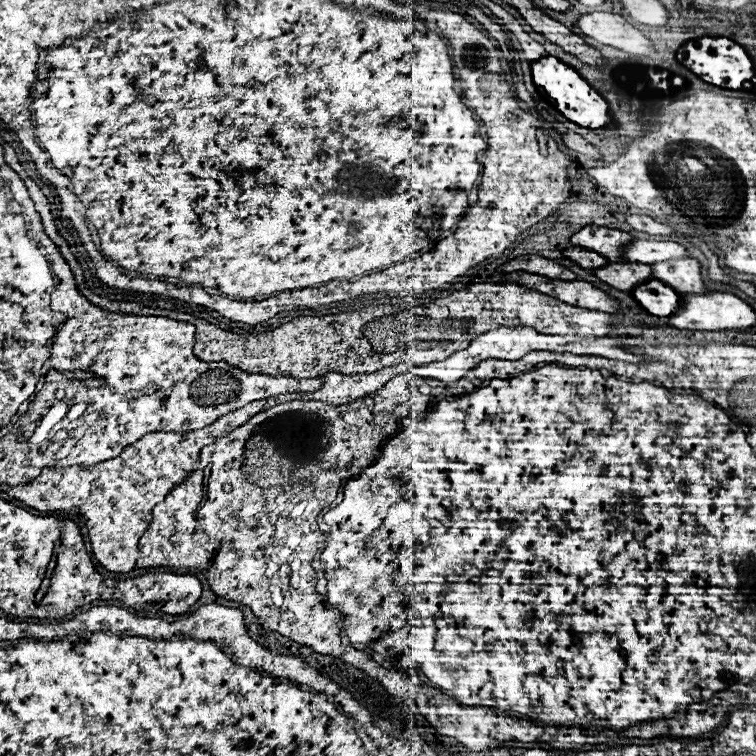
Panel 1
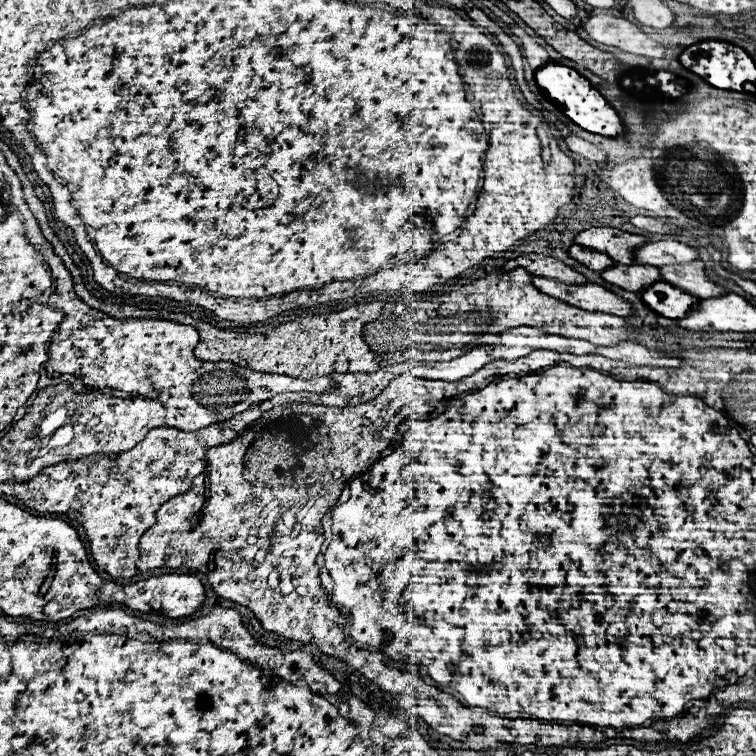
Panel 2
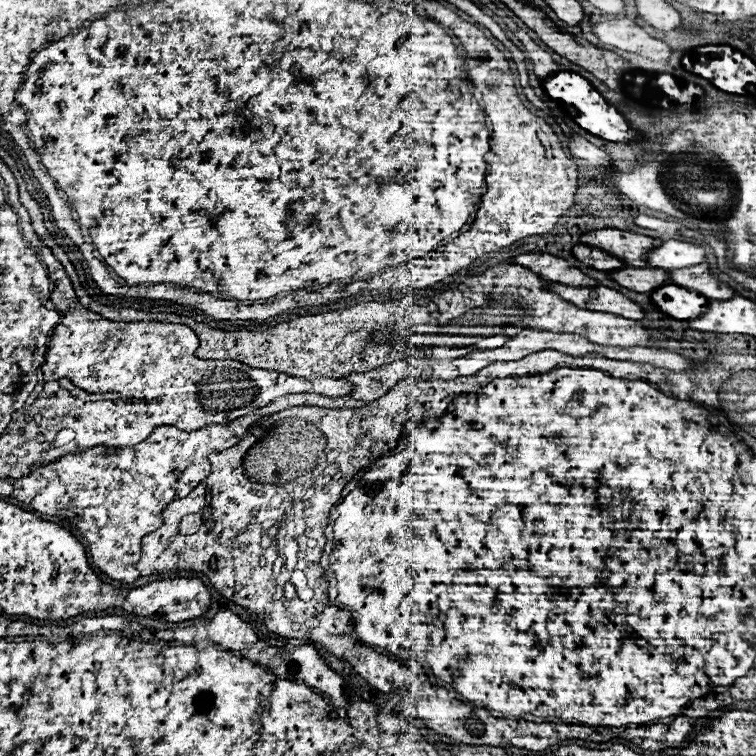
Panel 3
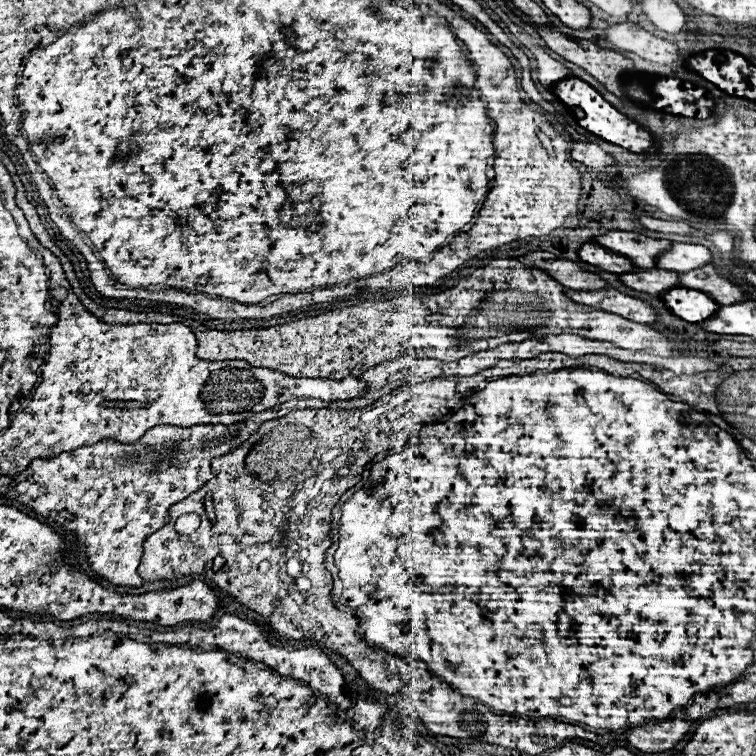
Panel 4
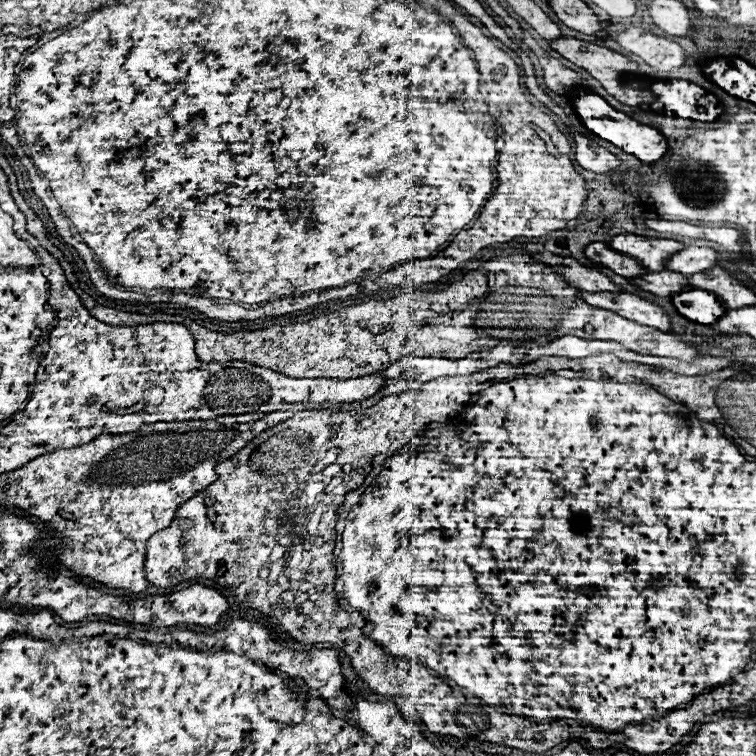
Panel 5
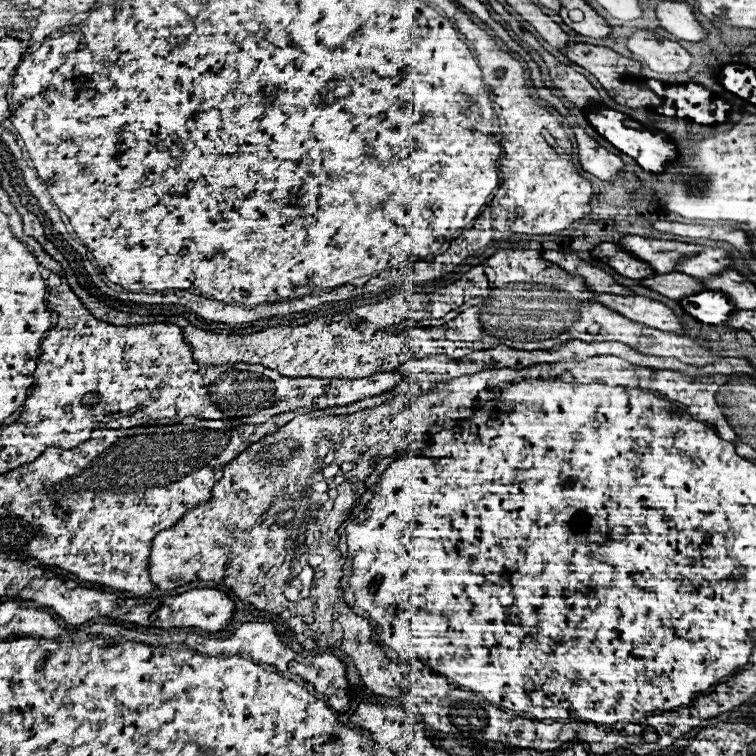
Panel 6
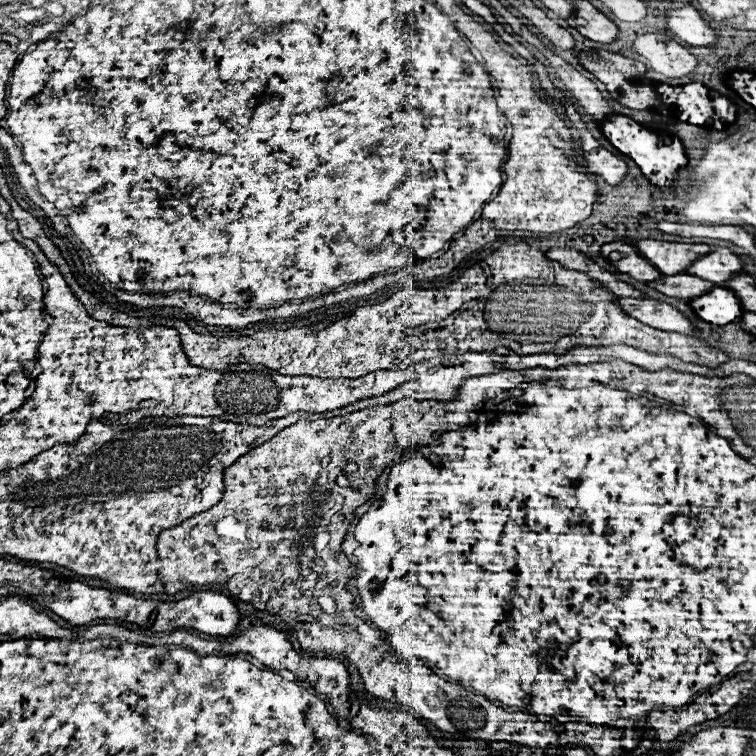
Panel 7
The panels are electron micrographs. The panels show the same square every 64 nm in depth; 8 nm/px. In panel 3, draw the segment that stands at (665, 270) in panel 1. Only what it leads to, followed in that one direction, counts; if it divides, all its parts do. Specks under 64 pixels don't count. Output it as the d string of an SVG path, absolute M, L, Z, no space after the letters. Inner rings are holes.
M706 262L694 268L682 268L680 272L670 272L670 278L674 280L674 284L686 290L698 292L710 300L730 300L736 296L736 292L728 284L716 280L710 274L710 268Z

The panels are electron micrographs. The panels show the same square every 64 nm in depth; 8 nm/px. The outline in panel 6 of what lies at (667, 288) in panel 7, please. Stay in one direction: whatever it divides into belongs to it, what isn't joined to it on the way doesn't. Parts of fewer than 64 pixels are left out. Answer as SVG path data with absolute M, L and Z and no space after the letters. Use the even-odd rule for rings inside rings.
M680 272L656 274L652 278L642 280L642 284L648 286L650 290L660 292L666 298L672 298L672 300L682 300L686 296L692 296L692 294L698 294L698 292L706 290L702 280L694 280L692 276L682 276Z

